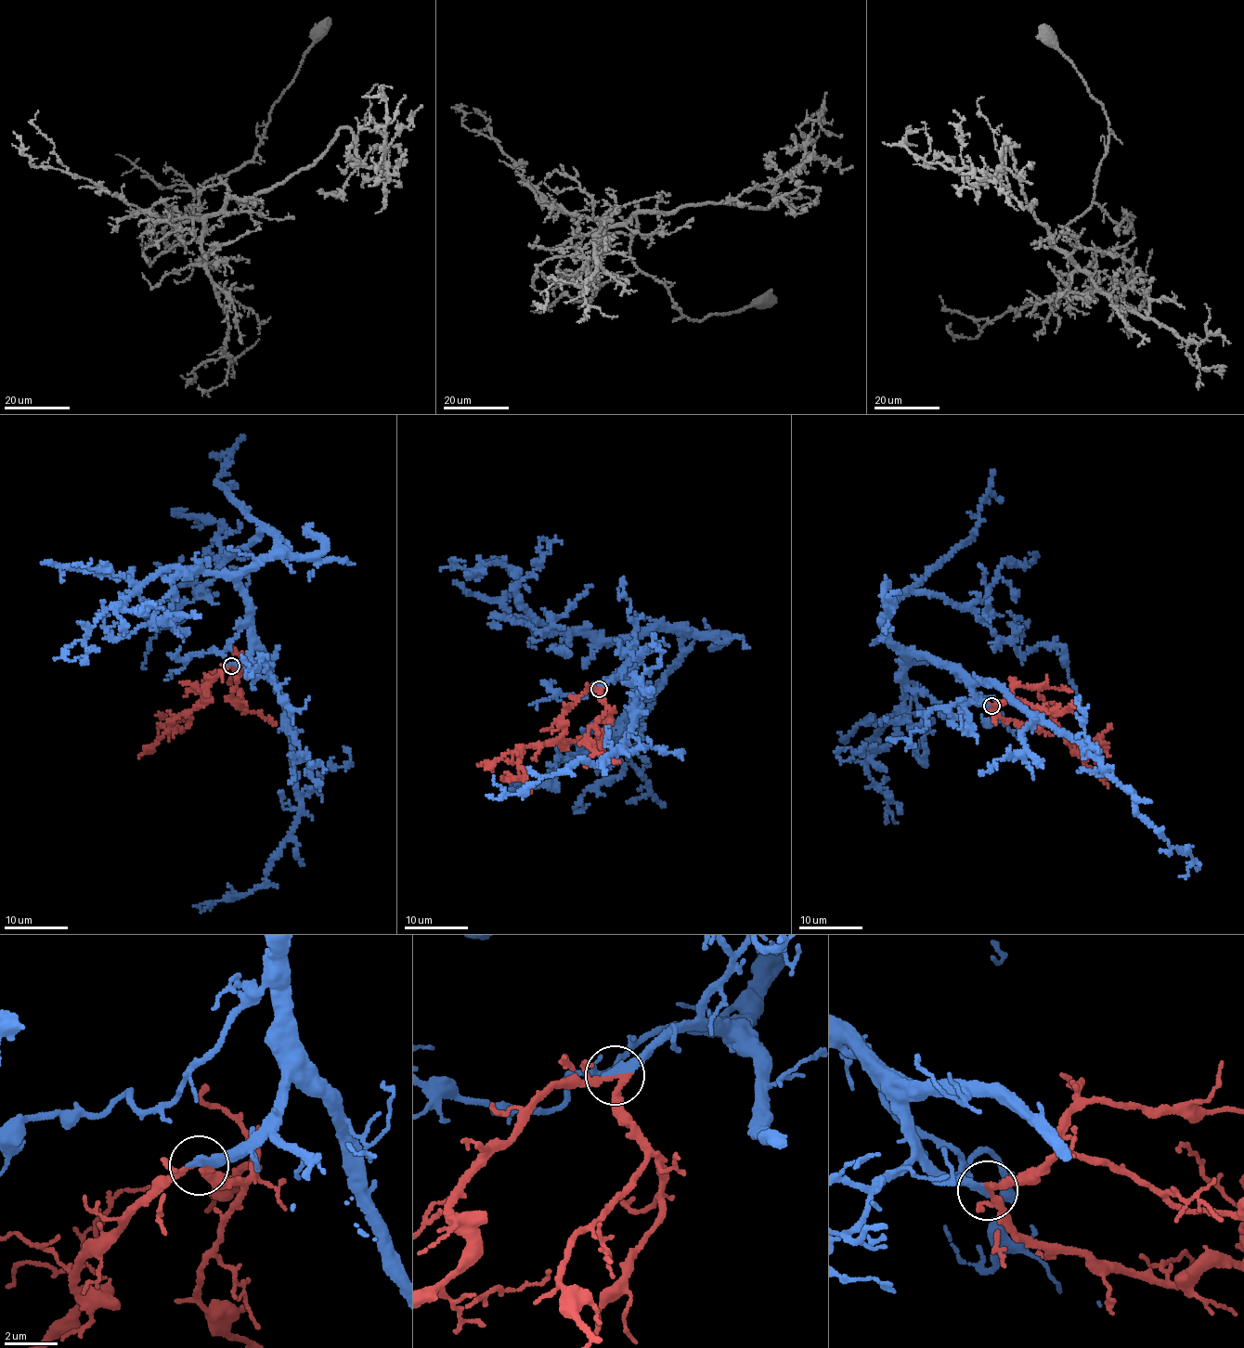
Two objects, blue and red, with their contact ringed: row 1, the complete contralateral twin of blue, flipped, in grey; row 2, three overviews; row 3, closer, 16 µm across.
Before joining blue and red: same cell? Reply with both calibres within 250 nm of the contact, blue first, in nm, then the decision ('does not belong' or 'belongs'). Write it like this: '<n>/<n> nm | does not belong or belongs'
320/180 nm | belongs

